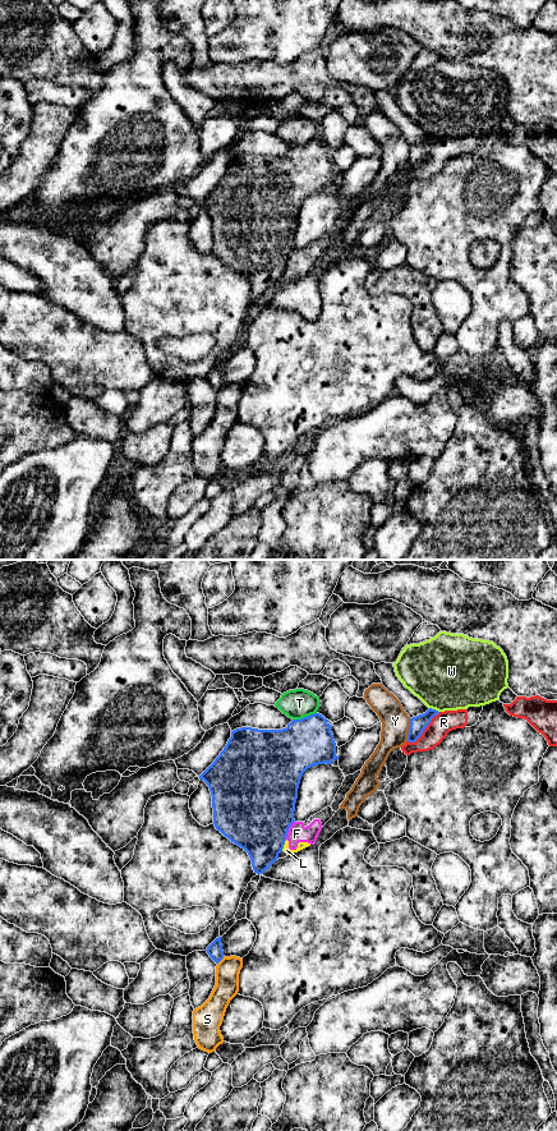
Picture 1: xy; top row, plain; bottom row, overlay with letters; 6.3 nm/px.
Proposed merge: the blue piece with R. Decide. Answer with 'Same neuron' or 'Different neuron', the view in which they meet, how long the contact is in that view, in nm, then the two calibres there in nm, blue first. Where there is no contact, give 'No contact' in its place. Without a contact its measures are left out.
Different neuron. Touches blue in xy. Shared border 280 nm. Thickness 100 nm (blue) against 140 nm

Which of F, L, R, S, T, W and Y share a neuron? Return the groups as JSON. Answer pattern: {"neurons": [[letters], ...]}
{"neurons": [["F", "L", "R"], ["S"], ["T"], ["W"], ["Y"]]}

